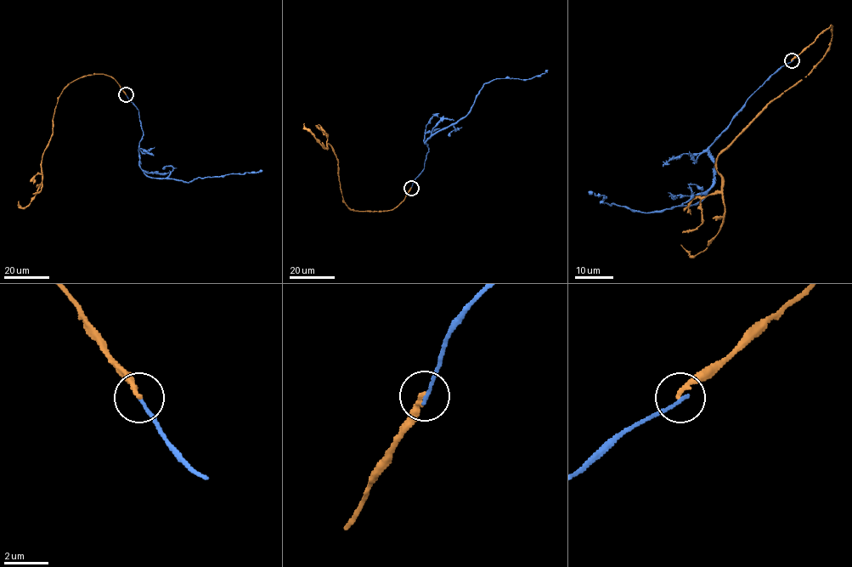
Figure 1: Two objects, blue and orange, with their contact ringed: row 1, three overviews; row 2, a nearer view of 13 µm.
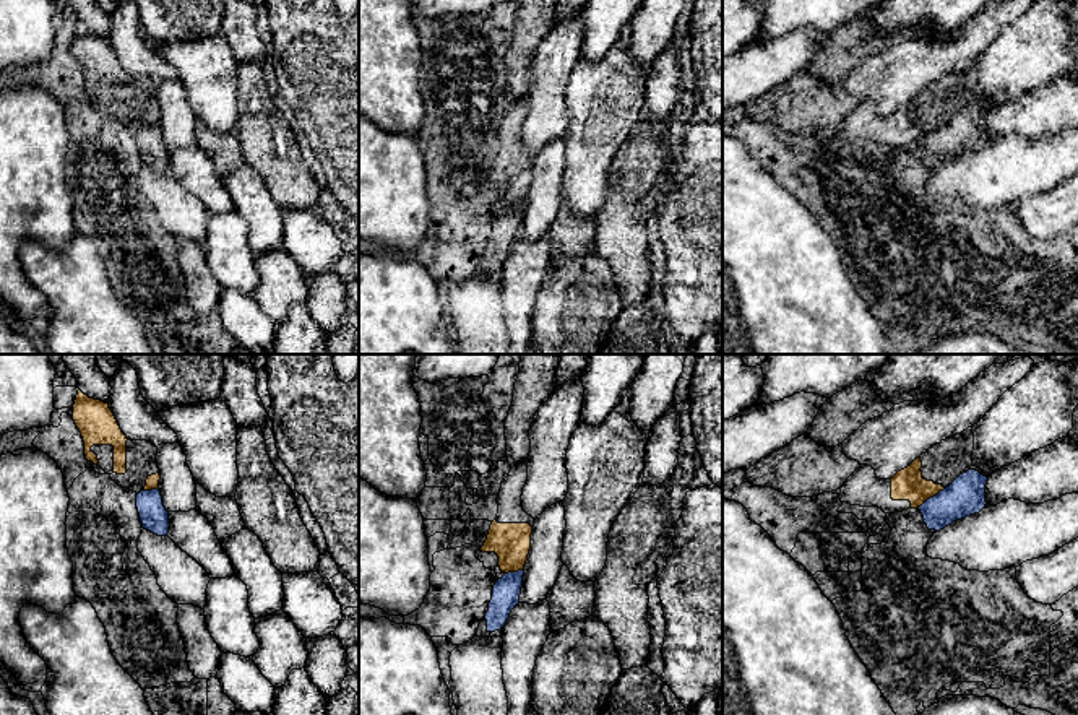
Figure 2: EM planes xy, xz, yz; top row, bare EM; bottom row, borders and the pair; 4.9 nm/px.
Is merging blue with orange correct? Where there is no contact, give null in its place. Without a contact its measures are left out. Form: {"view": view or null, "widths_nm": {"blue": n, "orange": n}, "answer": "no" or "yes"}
{"view": "yz", "widths_nm": {"blue": 190, "orange": 160}, "answer": "no"}

